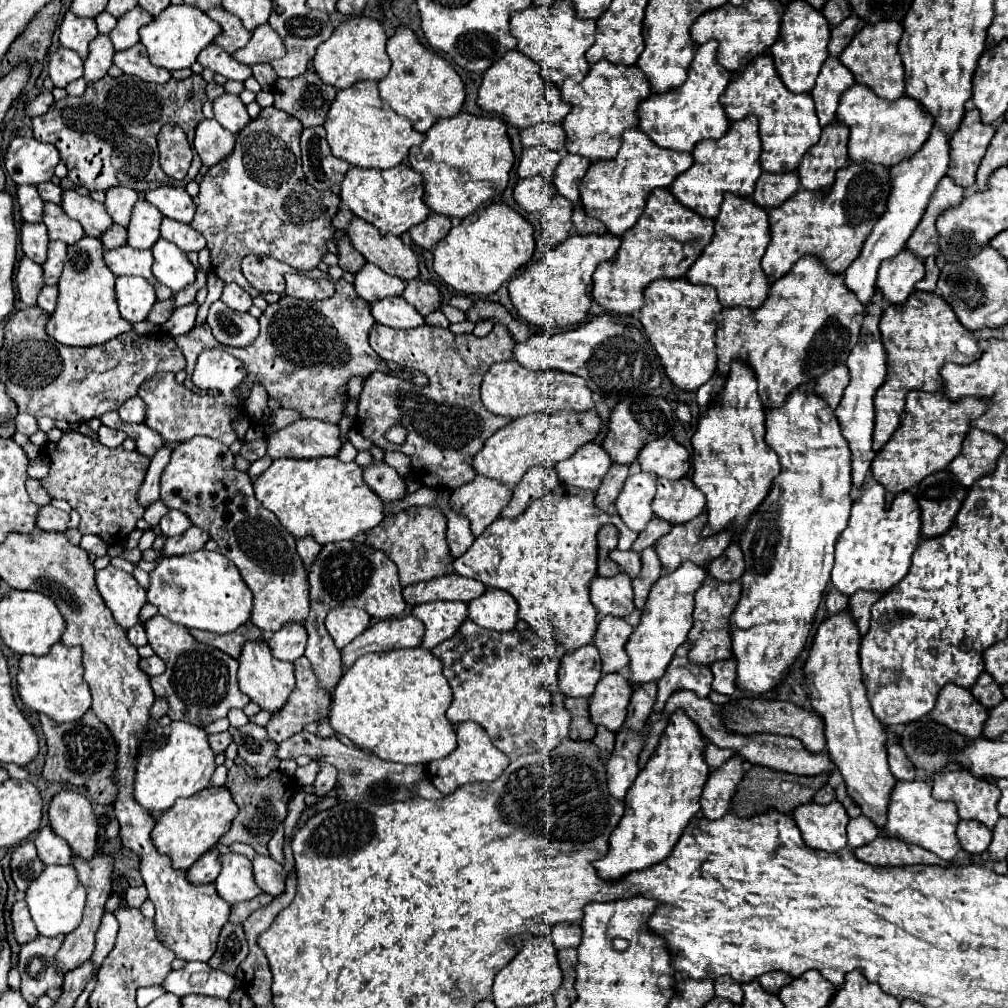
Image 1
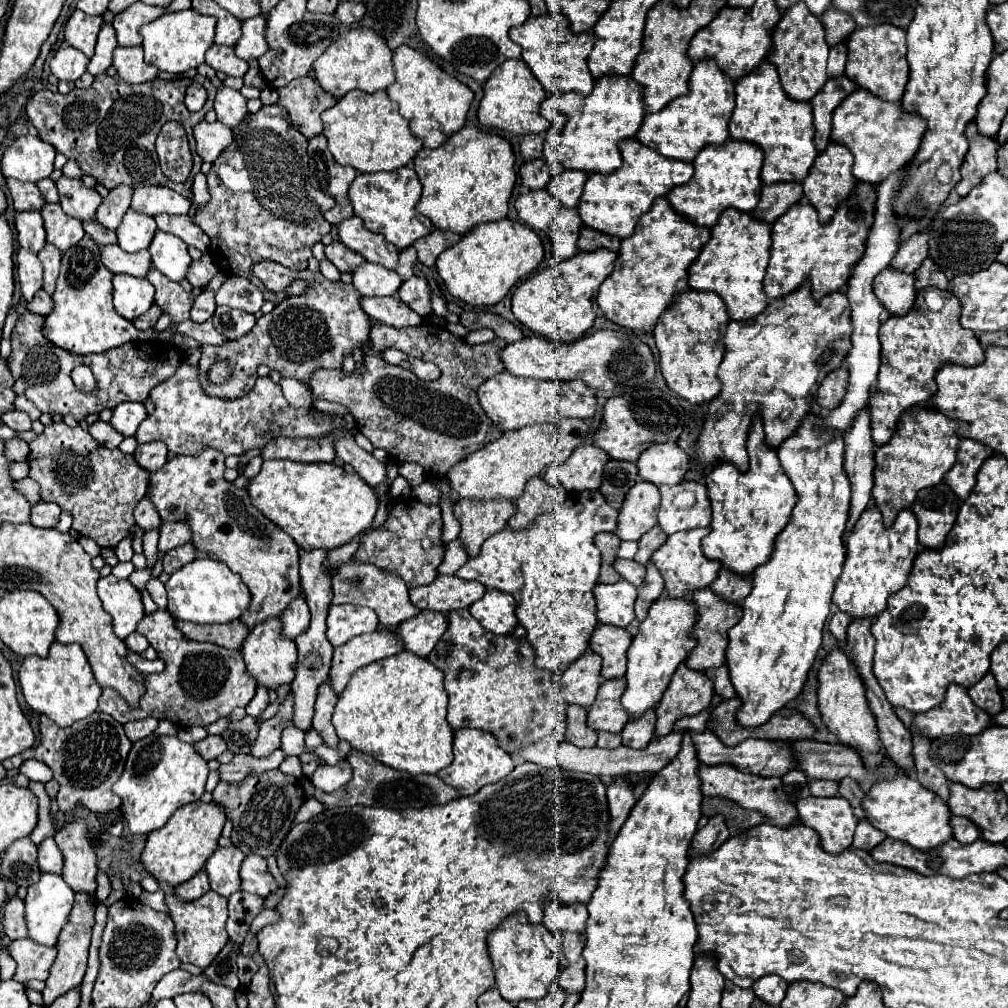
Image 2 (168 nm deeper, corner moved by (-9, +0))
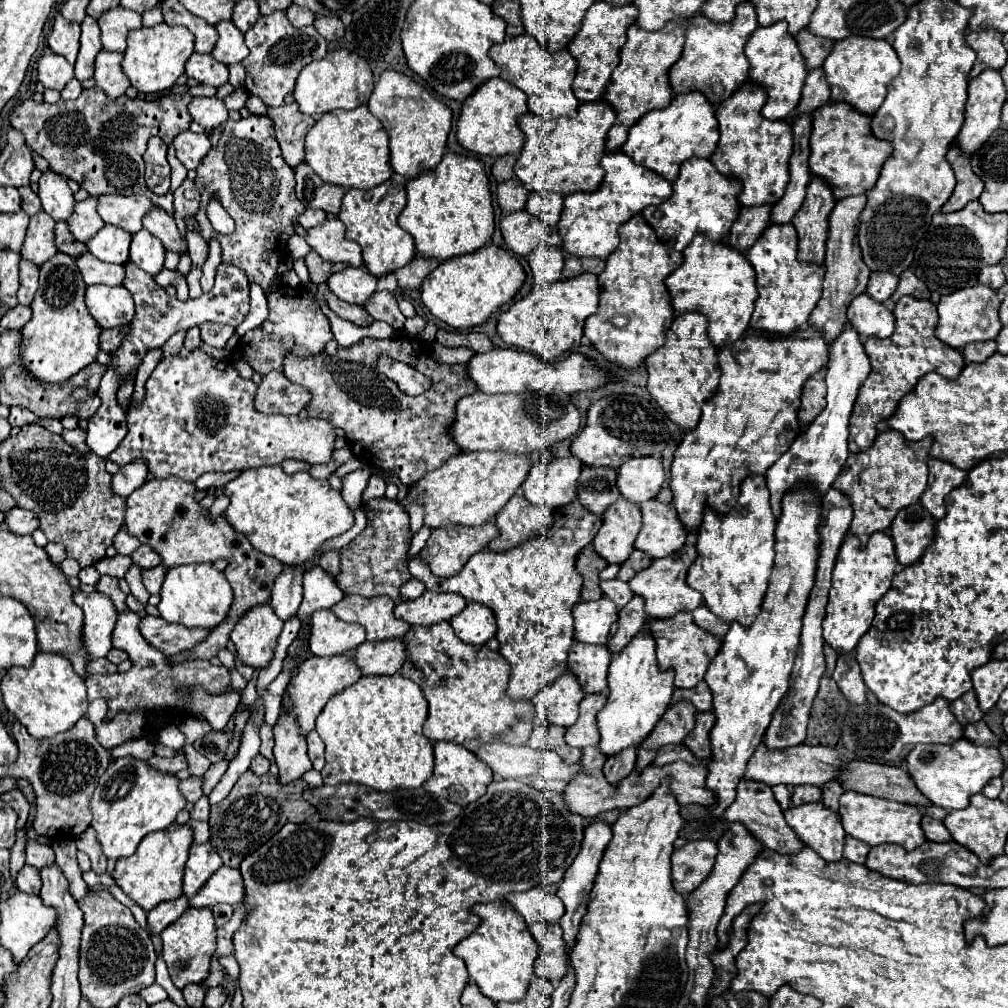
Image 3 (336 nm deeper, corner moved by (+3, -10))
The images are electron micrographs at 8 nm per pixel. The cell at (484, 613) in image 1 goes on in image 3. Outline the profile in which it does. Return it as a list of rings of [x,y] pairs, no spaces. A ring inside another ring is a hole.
[[[468,603],[458,615],[450,619],[450,625],[464,643],[484,645],[496,633],[494,613],[482,603]]]

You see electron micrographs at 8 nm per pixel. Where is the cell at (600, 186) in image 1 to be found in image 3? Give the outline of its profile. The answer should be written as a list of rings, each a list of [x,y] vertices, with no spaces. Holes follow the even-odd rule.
[[[622,151],[604,153],[600,167],[604,169],[604,181],[596,193],[570,193],[564,197],[564,213],[556,225],[556,233],[562,237],[562,249],[576,257],[600,257],[606,259],[618,247],[618,227],[638,215],[648,205],[660,205],[672,195],[672,185],[656,173],[636,165]]]

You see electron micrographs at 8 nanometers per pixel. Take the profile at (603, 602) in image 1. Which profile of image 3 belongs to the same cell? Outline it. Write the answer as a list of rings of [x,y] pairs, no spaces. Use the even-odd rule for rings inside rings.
[[[608,597],[598,601],[578,601],[572,609],[574,637],[582,643],[606,645],[612,623],[618,621],[618,609]]]

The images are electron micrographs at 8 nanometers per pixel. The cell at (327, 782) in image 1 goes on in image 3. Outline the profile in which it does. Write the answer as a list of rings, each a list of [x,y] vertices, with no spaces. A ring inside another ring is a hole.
[[[346,595],[332,607],[336,617],[348,623],[360,623],[366,629],[366,641],[402,639],[410,625],[394,617],[394,601],[390,597],[364,599],[360,595]]]

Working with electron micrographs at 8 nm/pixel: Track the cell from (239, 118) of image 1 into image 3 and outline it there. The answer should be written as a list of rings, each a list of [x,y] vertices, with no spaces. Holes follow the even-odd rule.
[[[194,97],[188,105],[192,119],[210,133],[216,125],[228,119],[228,109],[218,97]]]

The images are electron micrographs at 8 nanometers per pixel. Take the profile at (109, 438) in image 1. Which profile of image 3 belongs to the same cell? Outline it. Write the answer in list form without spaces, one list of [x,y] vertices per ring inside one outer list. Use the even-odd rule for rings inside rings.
[[[76,427],[76,429],[72,429],[72,431],[62,431],[62,439],[68,443],[68,445],[72,445],[74,449],[78,449],[78,451],[90,451],[88,449],[88,445],[86,445],[86,431],[82,431],[80,427]]]

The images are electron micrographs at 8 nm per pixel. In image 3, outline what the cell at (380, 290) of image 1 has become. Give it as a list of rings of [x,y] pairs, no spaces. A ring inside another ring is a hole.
[[[346,267],[328,277],[328,289],[346,303],[364,305],[376,291],[376,277],[368,275],[362,267]]]

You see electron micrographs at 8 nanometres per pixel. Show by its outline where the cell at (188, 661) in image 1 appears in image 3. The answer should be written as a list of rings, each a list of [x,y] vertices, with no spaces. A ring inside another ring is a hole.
[[[124,611],[124,613],[118,613],[118,621],[112,631],[112,645],[116,649],[126,651],[132,661],[134,685],[104,685],[104,689],[98,689],[98,685],[88,685],[88,701],[104,697],[108,701],[108,717],[114,717],[122,709],[132,711],[134,707],[184,711],[184,703],[178,699],[176,687],[202,685],[206,691],[214,693],[214,695],[220,695],[224,687],[230,687],[230,673],[224,665],[216,667],[210,661],[202,661],[202,659],[170,665],[164,653],[160,653],[158,649],[154,649],[146,643],[146,639],[138,631],[138,623],[140,623],[140,617],[136,613]]]

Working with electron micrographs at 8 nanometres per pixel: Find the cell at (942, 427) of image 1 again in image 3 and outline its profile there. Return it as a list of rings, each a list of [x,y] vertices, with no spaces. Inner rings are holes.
[[[888,429],[878,433],[872,447],[864,453],[848,455],[846,465],[832,487],[844,491],[844,495],[848,497],[854,511],[850,533],[856,535],[862,545],[868,543],[872,533],[888,529],[892,517],[896,517],[902,507],[908,507],[920,499],[920,493],[924,493],[928,479],[927,462],[930,459],[928,453],[932,441],[932,437],[928,436],[921,441],[908,443],[898,431]]]

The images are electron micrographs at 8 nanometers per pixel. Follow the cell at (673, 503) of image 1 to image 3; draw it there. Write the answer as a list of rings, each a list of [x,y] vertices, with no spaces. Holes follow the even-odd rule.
[[[650,499],[640,505],[640,511],[642,527],[634,541],[634,547],[638,551],[650,555],[650,559],[662,559],[682,549],[688,533],[672,505]]]

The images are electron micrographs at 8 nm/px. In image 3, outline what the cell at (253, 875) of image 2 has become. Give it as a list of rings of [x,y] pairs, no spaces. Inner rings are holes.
[[[220,867],[212,877],[204,883],[196,897],[190,897],[190,907],[214,907],[218,903],[238,905],[244,899],[244,883],[238,869]]]

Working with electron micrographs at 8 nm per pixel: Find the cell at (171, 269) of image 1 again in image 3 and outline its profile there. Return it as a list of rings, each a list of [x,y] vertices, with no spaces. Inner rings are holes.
[[[140,229],[132,235],[130,243],[130,261],[136,263],[140,269],[144,269],[150,275],[156,275],[164,267],[164,245],[160,245],[160,239],[152,237],[146,229]]]

